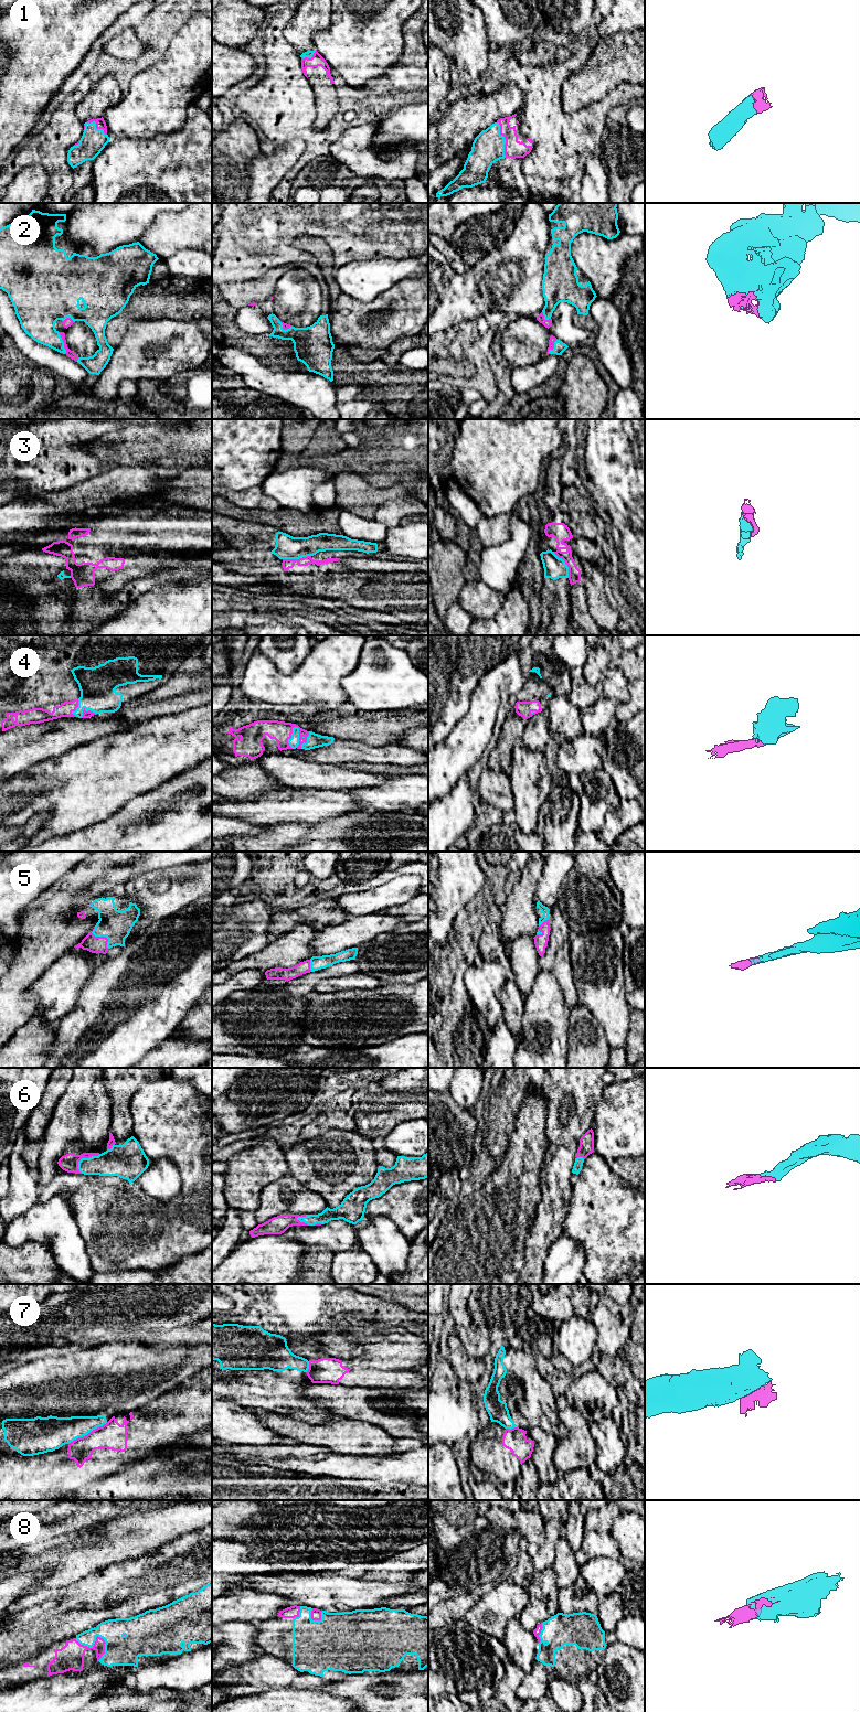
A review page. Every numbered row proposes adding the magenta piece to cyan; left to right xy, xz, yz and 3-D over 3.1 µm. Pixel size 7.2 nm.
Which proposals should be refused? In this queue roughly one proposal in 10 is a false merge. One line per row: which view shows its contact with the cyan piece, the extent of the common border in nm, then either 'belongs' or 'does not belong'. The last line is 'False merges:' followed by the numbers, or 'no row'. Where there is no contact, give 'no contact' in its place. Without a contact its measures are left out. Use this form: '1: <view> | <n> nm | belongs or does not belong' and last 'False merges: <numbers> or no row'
1: yz | 280 nm | belongs
2: xy | 170 nm | belongs
3: xz | 220 nm | does not belong
4: xz | 190 nm | belongs
5: xy | 190 nm | belongs
6: xy | 200 nm | belongs
7: xy | 320 nm | does not belong
8: xy | 240 nm | belongs
False merges: 3, 7

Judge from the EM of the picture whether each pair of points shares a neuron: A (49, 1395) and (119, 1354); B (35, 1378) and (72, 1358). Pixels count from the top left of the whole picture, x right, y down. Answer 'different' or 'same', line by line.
A: same
B: same

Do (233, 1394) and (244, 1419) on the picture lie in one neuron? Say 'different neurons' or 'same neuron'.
different neurons

